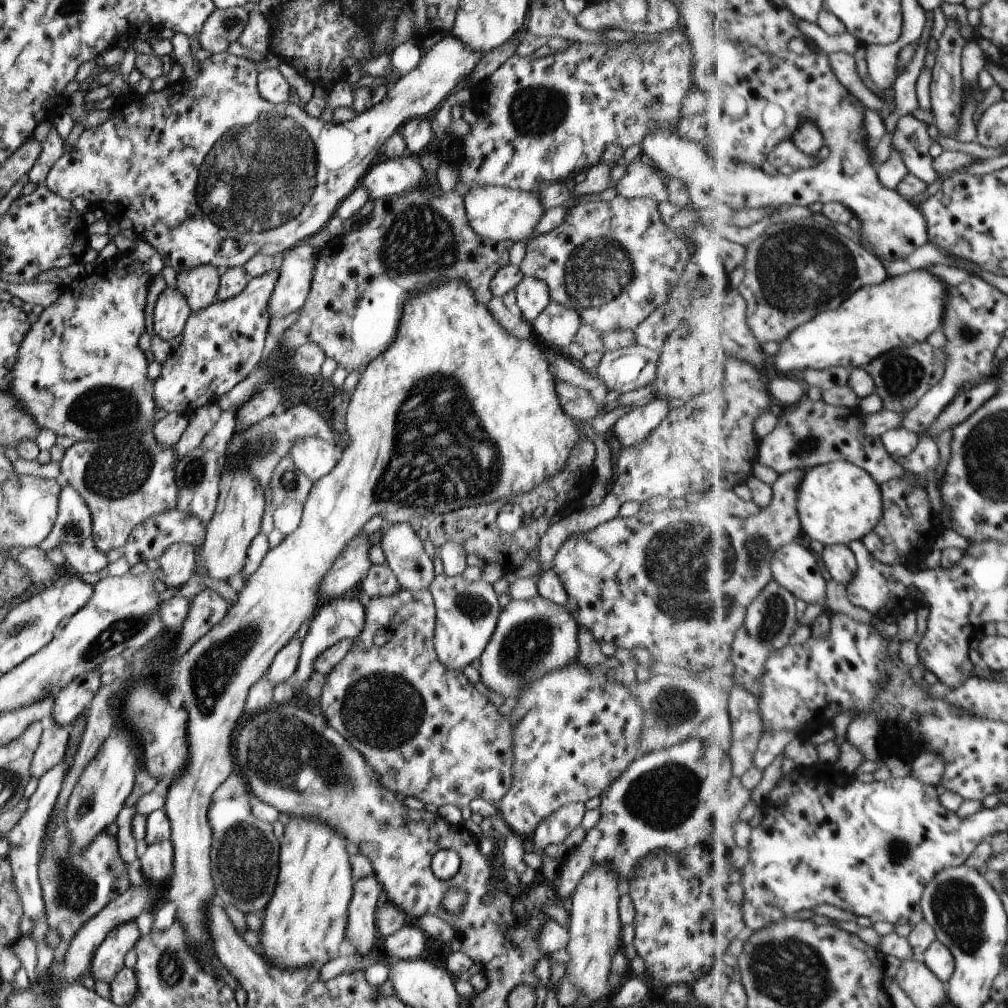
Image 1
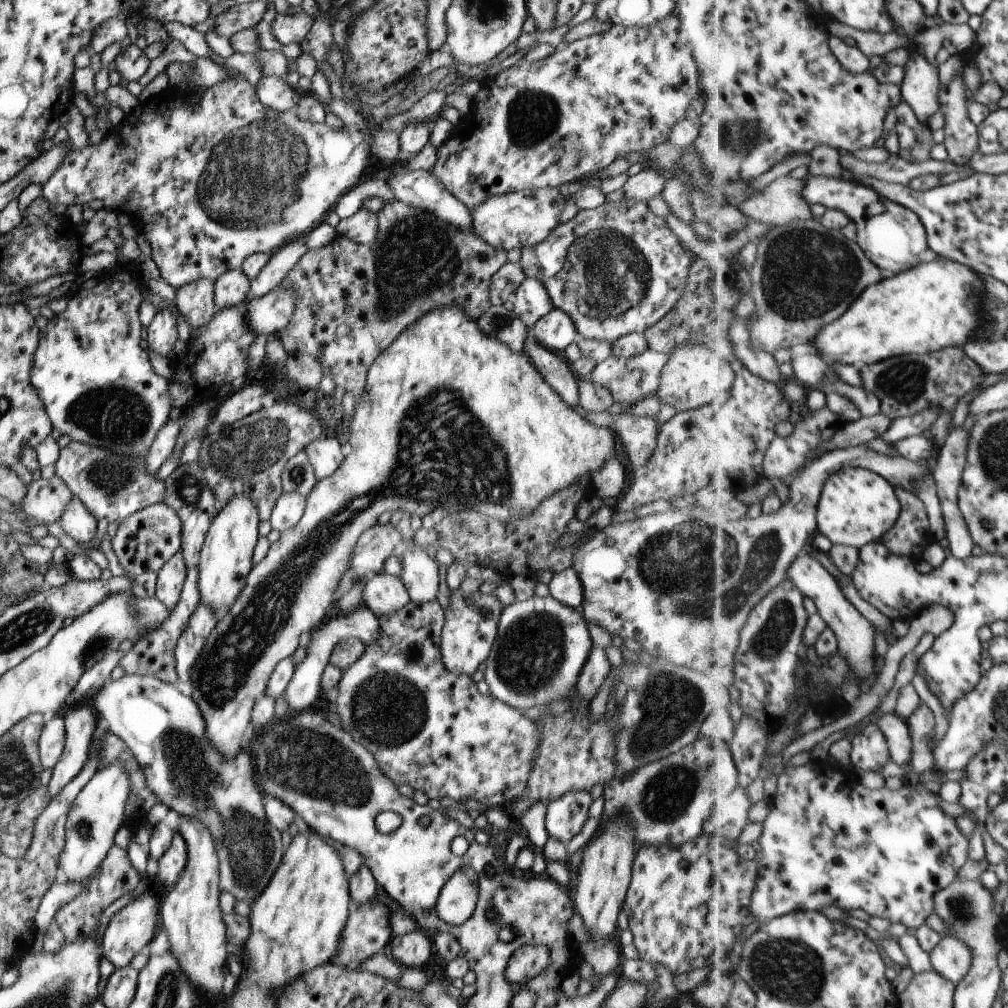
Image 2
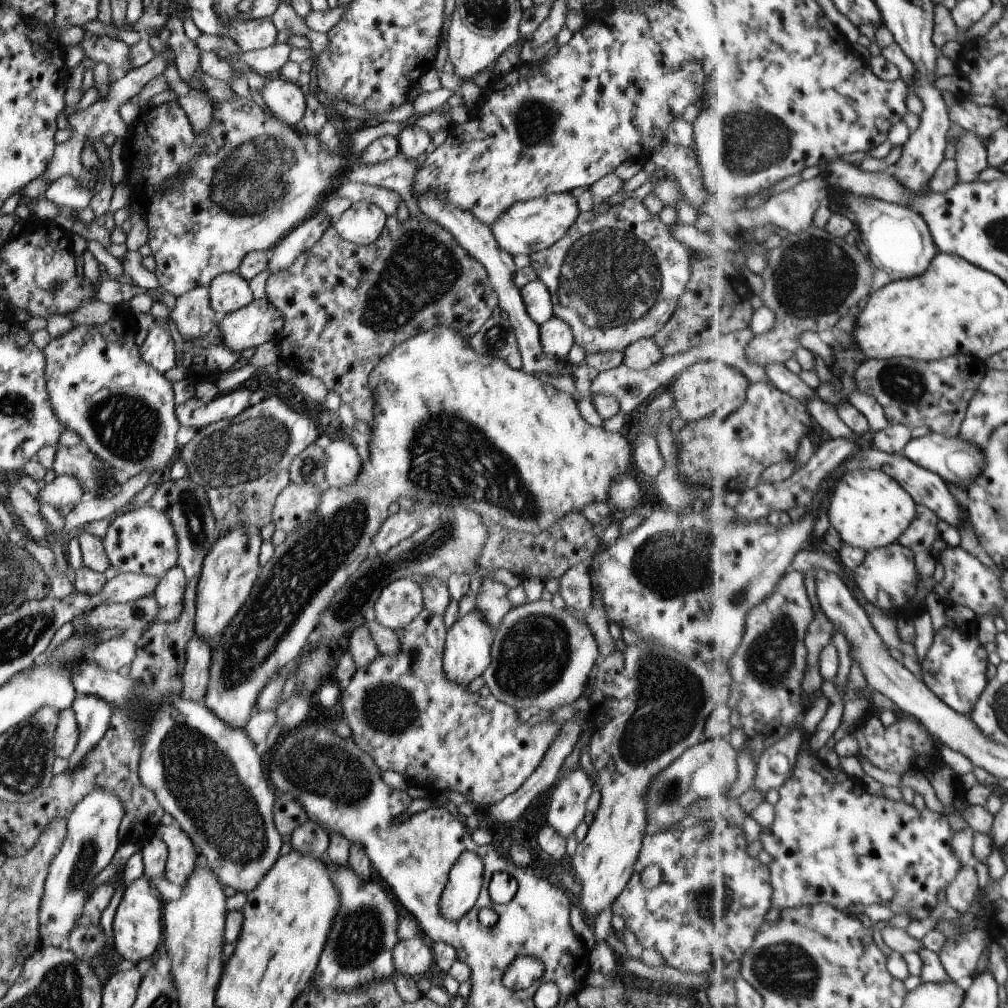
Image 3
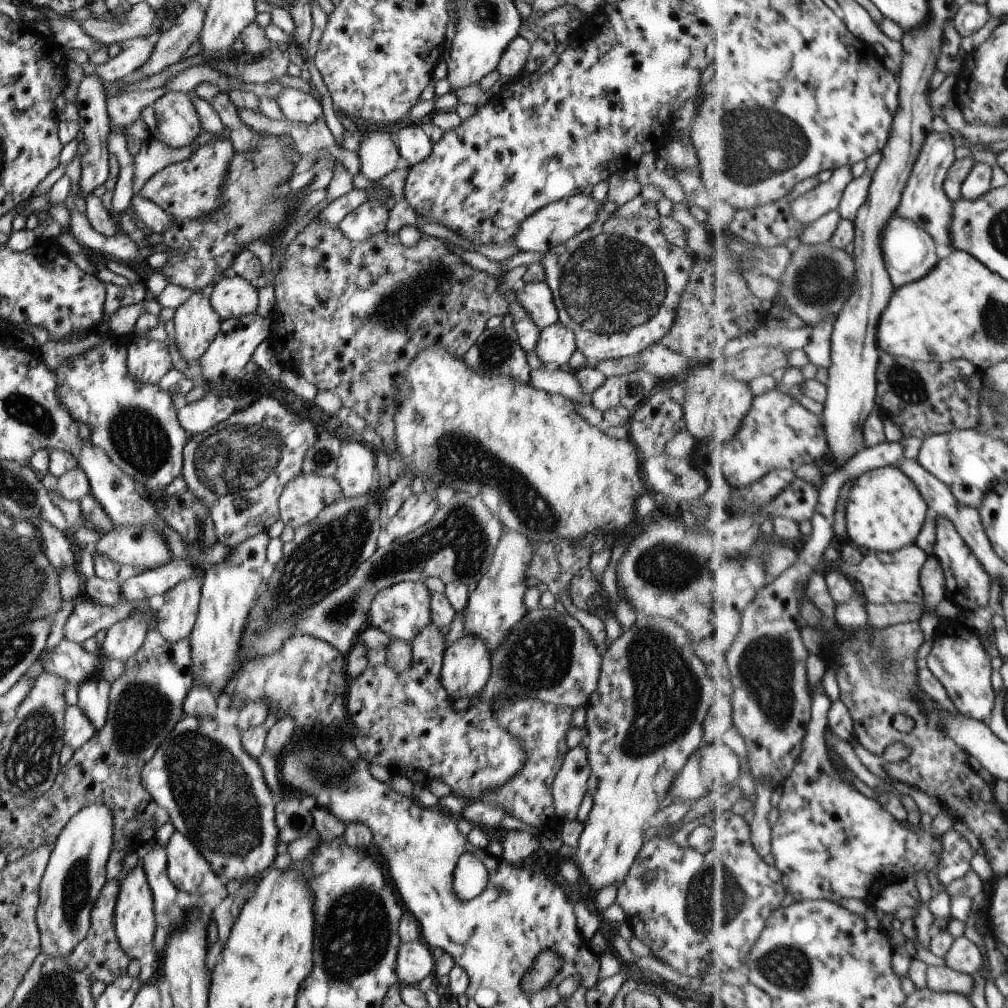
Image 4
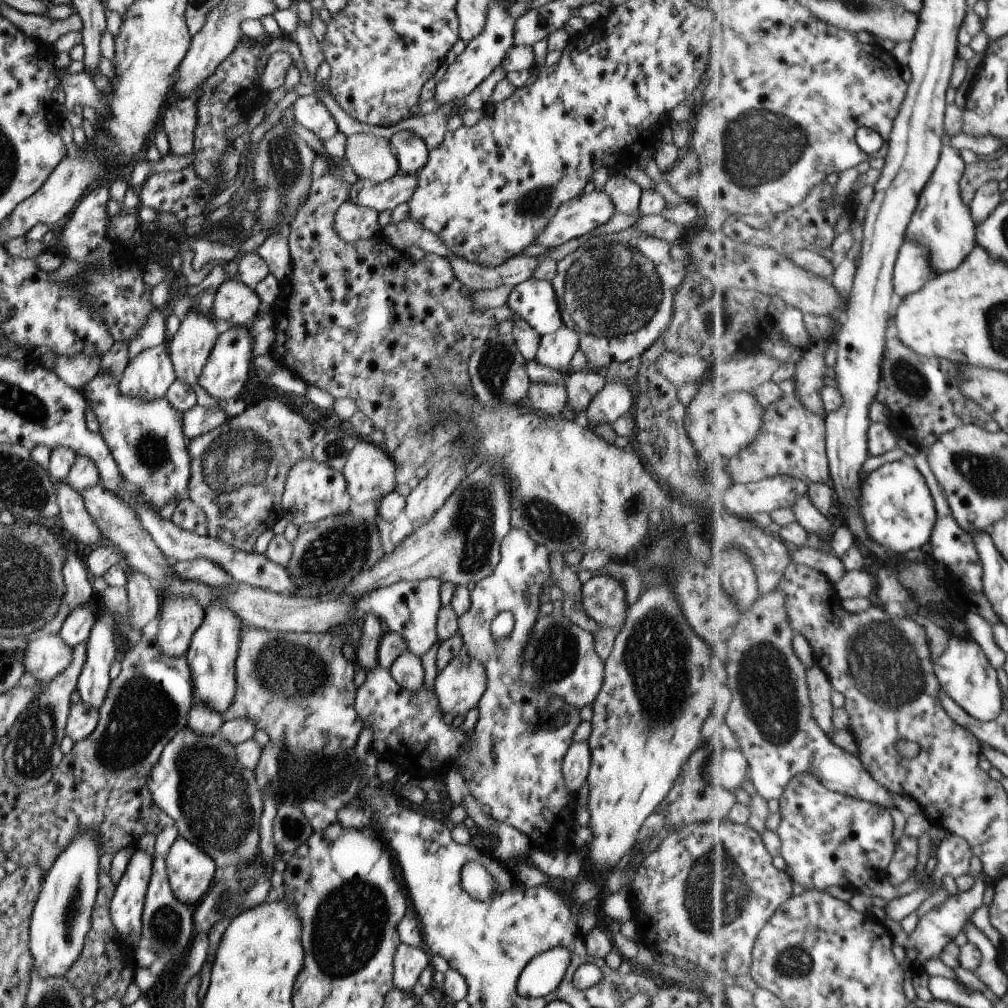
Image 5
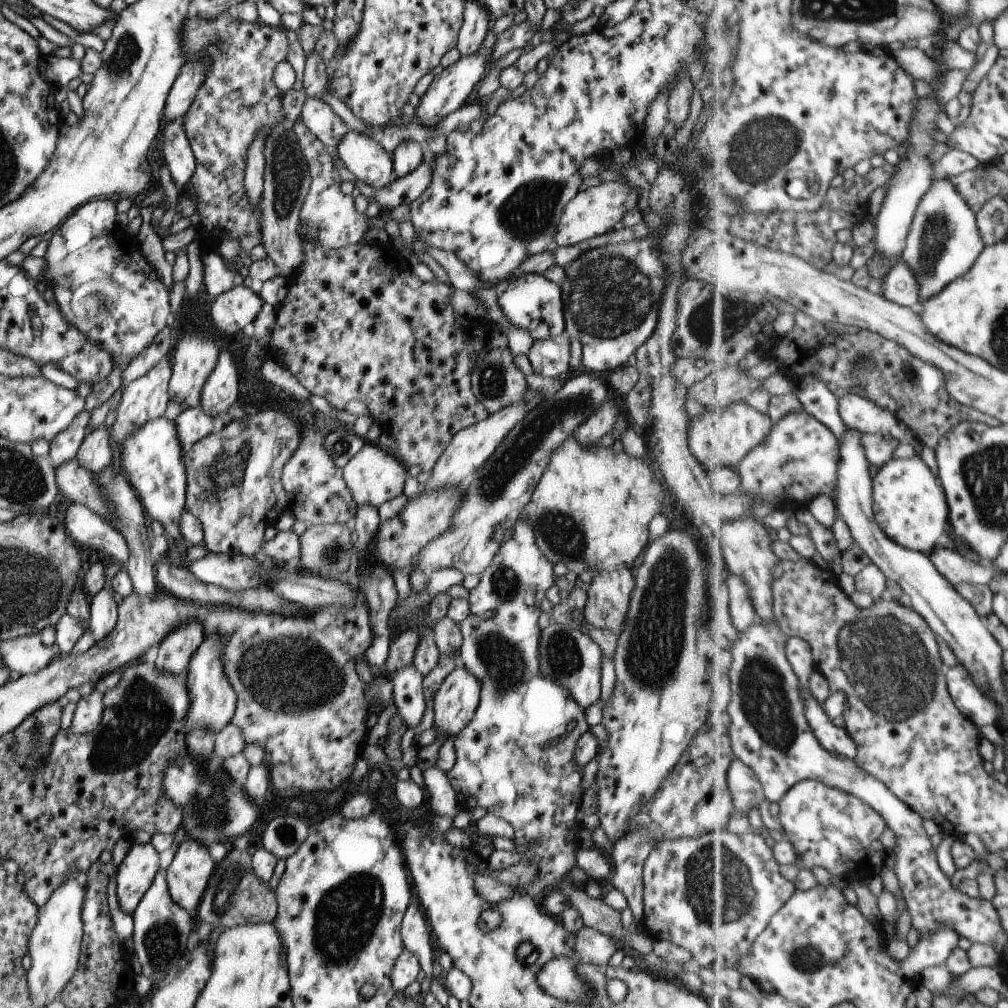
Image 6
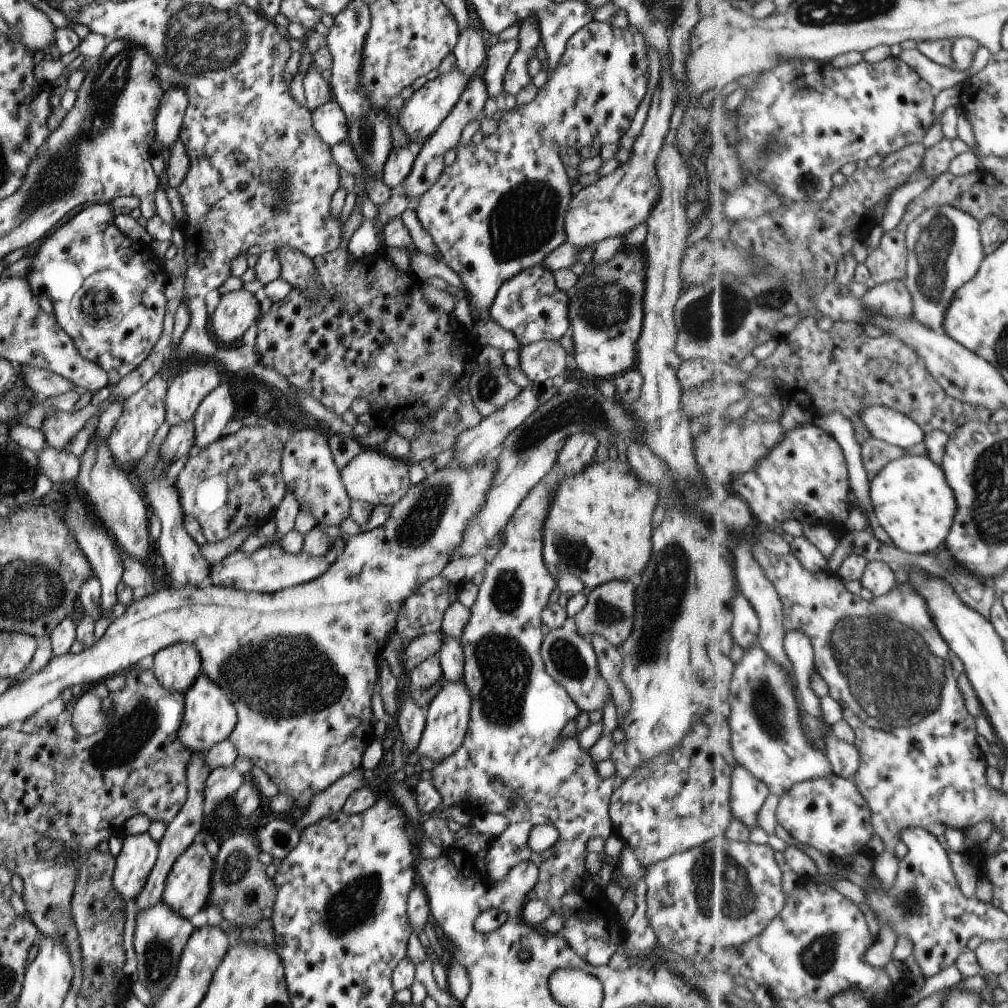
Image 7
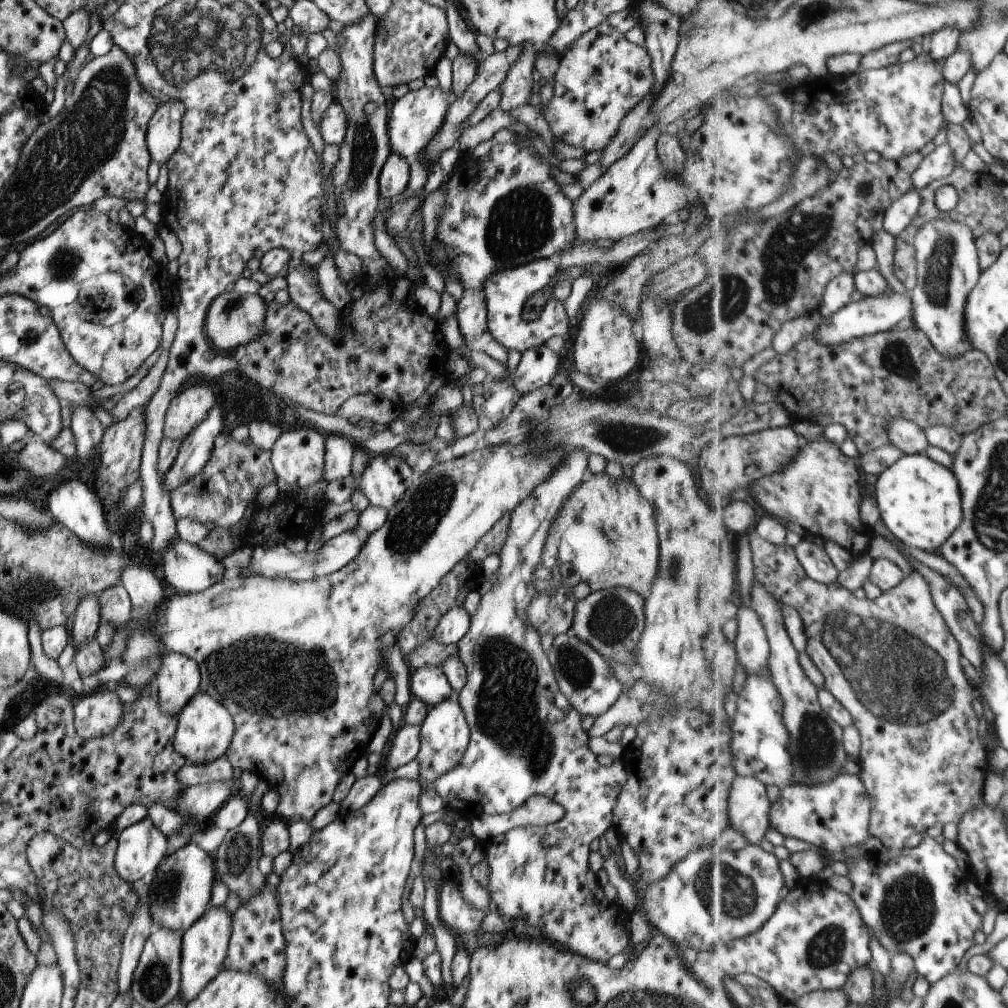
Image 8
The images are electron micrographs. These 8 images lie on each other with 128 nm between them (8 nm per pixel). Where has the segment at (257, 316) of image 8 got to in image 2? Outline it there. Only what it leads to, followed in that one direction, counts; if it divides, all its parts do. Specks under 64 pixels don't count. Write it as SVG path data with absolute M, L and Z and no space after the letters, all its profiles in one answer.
M229 270L214 280L214 304L220 309L238 306L248 298L250 284L241 270Z

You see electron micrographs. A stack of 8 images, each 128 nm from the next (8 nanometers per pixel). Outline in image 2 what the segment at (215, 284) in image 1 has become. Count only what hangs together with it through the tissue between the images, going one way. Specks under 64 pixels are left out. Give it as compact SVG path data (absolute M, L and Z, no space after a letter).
M200 278L176 291L175 304L192 329L202 328L212 320L214 312L214 281Z

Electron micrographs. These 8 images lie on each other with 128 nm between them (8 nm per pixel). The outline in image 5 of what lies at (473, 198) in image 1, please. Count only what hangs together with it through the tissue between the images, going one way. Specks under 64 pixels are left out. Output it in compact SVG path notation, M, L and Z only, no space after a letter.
M598 189L580 193L558 208L535 244L552 249L605 225L614 214L612 198Z

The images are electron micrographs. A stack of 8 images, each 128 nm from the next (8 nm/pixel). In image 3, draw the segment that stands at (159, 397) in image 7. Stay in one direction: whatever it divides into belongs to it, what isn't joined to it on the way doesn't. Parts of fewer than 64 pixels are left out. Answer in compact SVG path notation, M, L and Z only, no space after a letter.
M153 323L144 343L139 347L142 362L154 367L160 374L177 366L172 330Z

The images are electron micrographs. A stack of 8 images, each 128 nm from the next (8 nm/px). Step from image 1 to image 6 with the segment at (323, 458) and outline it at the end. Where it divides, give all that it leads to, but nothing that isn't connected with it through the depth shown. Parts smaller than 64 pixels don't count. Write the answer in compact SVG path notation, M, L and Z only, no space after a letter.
M368 442L350 459L342 469L344 482L357 505L370 505L376 509L388 500L404 495L404 482L407 469L394 453L382 449L377 443Z

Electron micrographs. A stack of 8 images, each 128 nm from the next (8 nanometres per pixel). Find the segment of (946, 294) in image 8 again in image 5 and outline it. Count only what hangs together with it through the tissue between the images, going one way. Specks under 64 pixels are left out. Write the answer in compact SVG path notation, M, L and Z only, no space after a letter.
M946 141L937 173L922 192L921 205L910 224L909 236L926 246L937 275L958 270L966 262L966 258L978 248L977 219L974 218L971 206L963 198L961 188L966 169L967 164L960 150L956 150Z

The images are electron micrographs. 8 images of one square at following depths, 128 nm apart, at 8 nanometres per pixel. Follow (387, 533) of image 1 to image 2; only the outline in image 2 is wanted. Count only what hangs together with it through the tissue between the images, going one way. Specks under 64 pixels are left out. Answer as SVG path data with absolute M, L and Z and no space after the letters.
M405 540L395 555L402 560L400 580L414 602L436 602L440 586L437 562L414 542Z

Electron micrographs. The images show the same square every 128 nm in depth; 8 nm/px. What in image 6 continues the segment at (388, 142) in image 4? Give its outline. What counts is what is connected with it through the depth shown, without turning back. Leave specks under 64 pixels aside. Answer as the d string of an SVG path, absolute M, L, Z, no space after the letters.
M348 131L348 134L338 143L334 149L338 150L338 158L342 160L344 166L354 174L358 180L366 182L371 186L374 192L382 190L384 186L388 186L393 178L391 153L384 150L373 138L366 136L364 133L356 131Z

